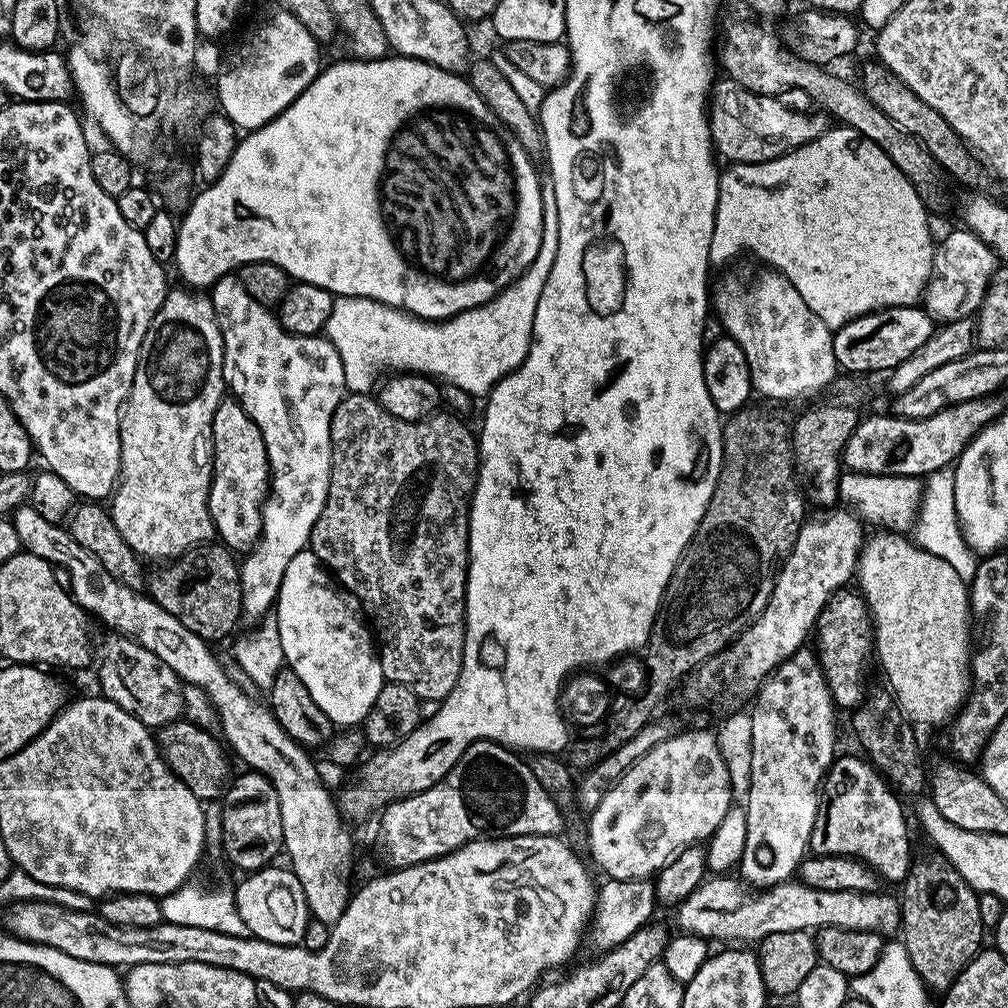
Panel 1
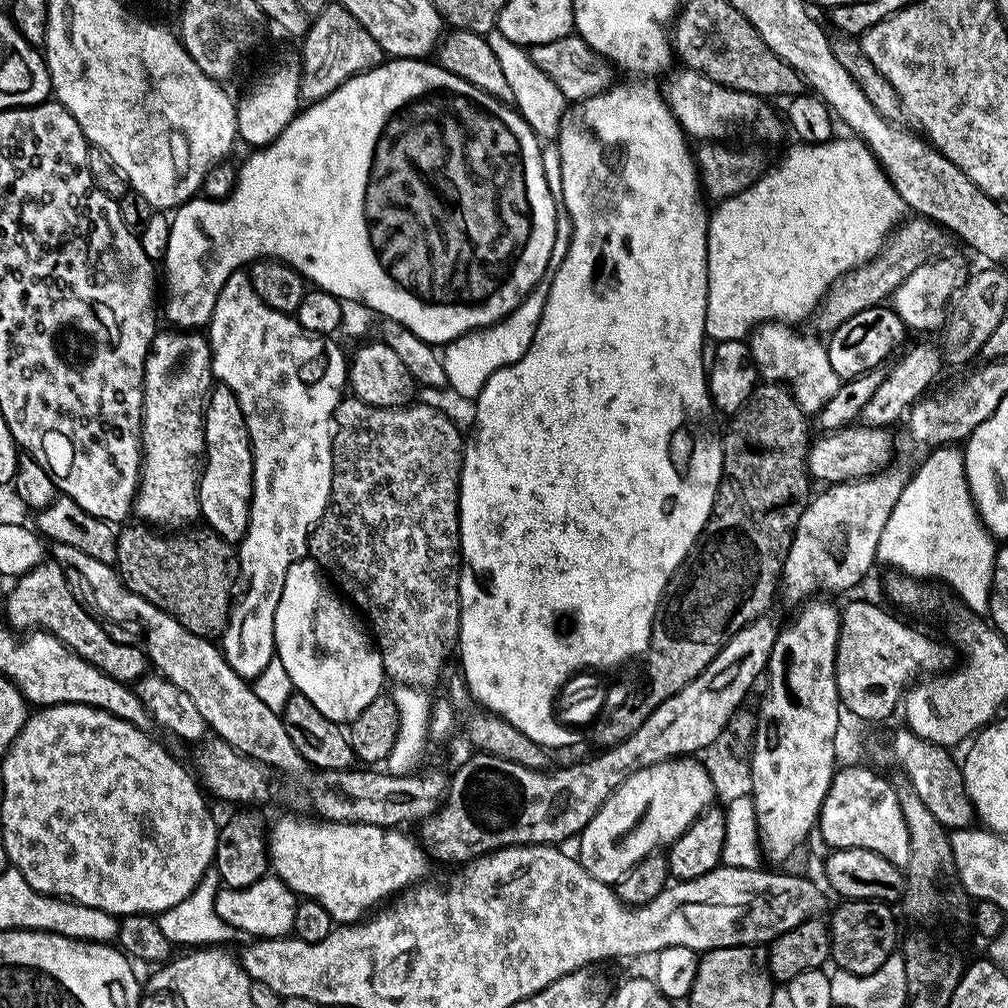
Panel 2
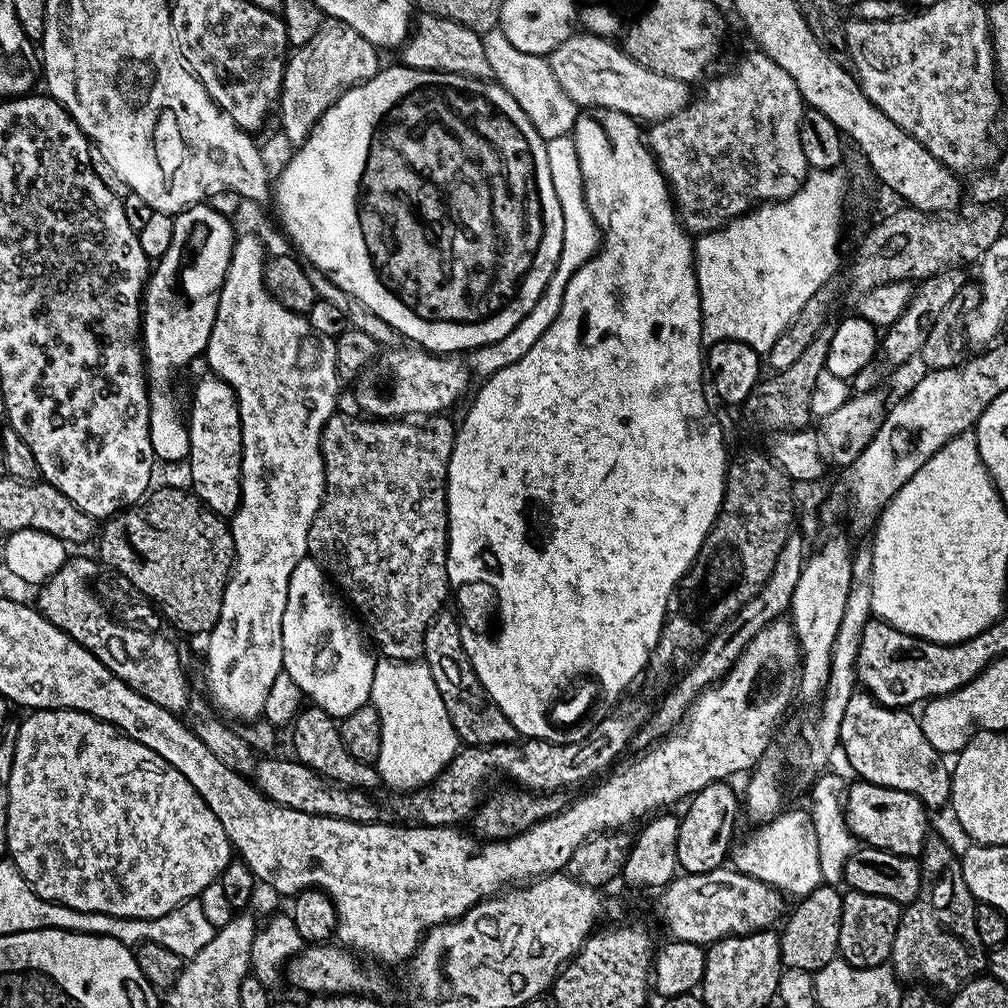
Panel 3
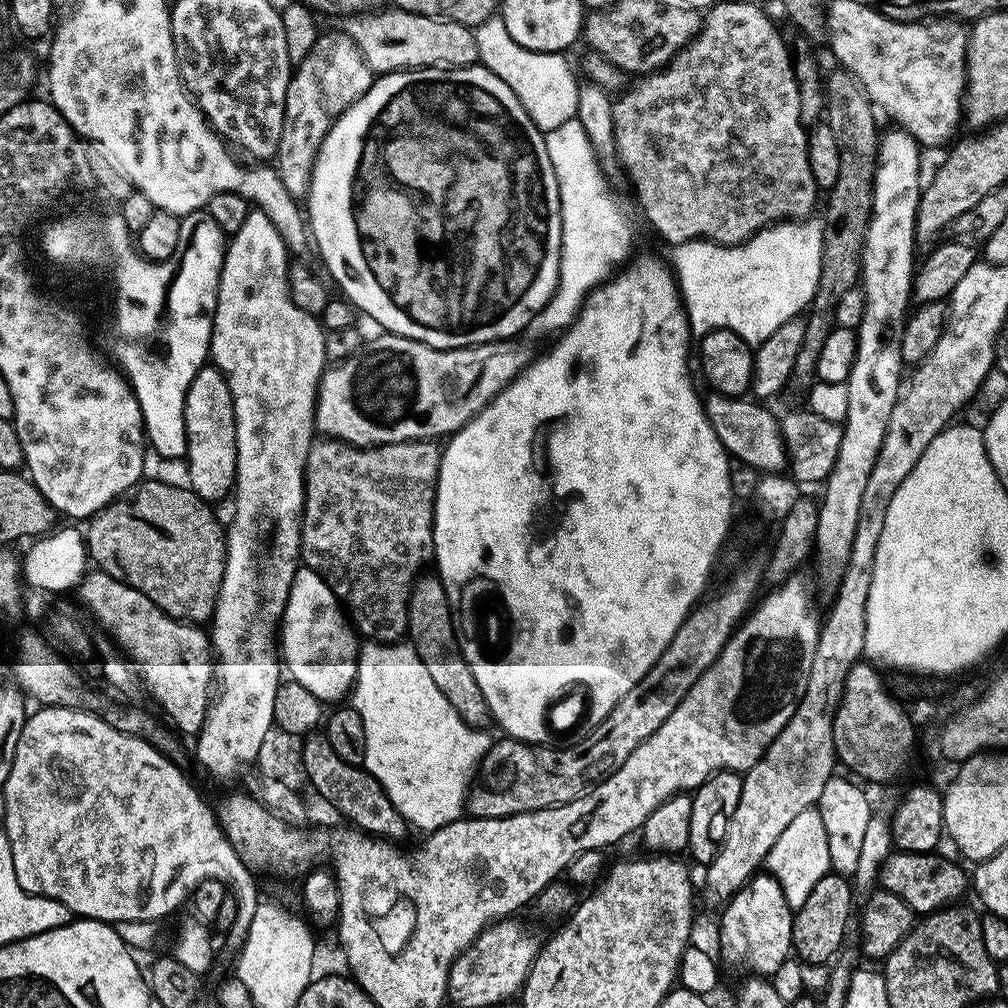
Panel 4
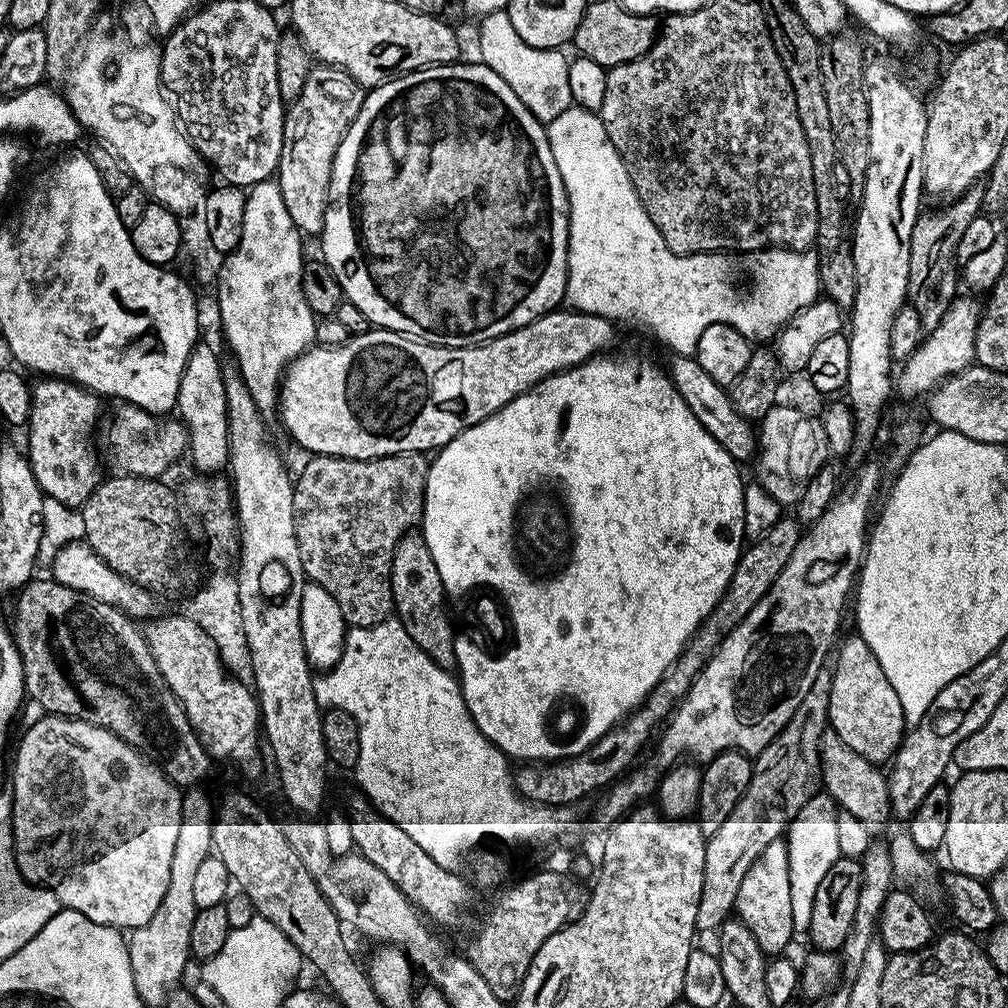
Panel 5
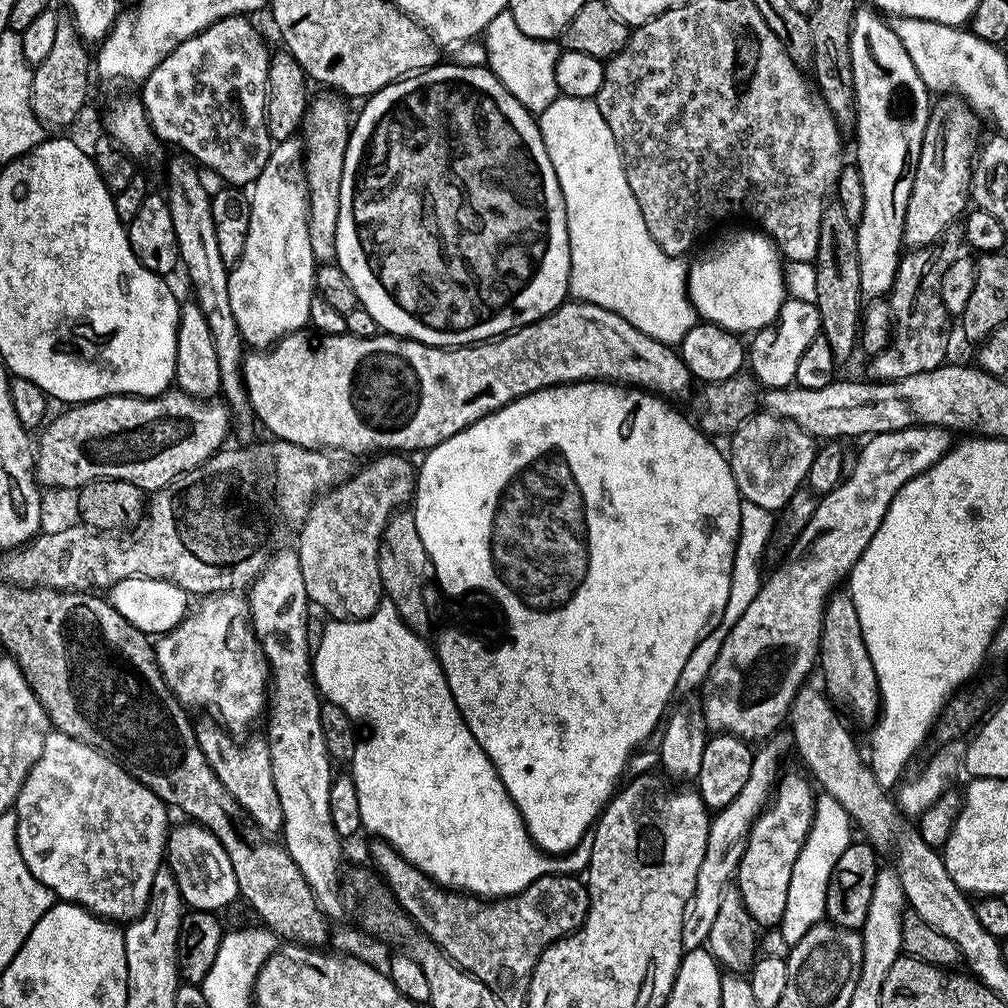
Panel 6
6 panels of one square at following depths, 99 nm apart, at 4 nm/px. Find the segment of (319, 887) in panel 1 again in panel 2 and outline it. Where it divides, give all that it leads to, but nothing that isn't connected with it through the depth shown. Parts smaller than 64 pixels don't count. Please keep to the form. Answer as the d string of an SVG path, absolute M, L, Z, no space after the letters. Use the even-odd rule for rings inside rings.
M53 543L50 556L64 565L65 569L73 573L76 571L92 587L92 600L97 608L95 611L105 621L137 620L144 627L142 644L151 667L159 675L190 694L191 701L198 706L199 713L205 718L209 729L213 733L216 731L215 735L219 739L237 748L244 756L262 762L277 773L300 774L305 771L306 765L302 754L298 754L294 742L290 742L290 734L286 734L281 713L270 710L258 698L251 683L232 669L230 662L226 662L223 651L217 645L215 648L212 645L215 643L209 637L186 630L186 626L170 618L166 610L158 610L154 602L146 602L146 598L134 594L125 585L113 565L98 562L98 558L90 558L90 554L82 554L82 550L74 550L74 546L65 544Z

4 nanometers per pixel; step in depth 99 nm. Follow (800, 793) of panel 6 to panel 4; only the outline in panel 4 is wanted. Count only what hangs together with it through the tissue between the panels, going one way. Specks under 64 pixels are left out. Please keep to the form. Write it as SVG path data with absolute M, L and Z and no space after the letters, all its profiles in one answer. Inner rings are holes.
M757 874L732 897L731 900L727 901L723 905L724 913L720 916L720 952L718 951L718 956L721 961L724 960L728 964L733 964L736 968L745 968L745 973L755 974L765 978L770 978L778 970L778 966L782 966L782 962L786 962L792 955L792 918L794 915L794 910L789 906L786 898L786 894L783 893L783 886L780 885L775 877L771 874Z

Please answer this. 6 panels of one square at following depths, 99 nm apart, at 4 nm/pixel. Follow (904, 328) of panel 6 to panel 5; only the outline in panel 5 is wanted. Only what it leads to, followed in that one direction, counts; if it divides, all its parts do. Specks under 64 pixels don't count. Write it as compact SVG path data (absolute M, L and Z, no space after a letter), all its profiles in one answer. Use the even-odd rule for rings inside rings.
M983 187L968 188L956 199L949 199L937 212L921 211L916 219L914 234L910 234L910 278L908 279L907 303L918 310L918 318L925 330L931 330L942 322L946 310L958 295L958 261L955 257L958 241L961 240L966 226L981 215L982 201L986 192Z

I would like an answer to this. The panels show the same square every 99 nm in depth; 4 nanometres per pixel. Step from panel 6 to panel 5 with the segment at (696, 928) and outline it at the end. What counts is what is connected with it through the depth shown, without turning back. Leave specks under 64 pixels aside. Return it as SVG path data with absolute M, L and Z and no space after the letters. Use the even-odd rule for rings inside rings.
M820 668L818 678L814 678L814 686L810 686L810 694L802 698L788 725L755 757L752 777L738 806L734 806L734 814L722 822L718 834L707 837L702 898L698 902L696 919L701 933L715 933L733 915L746 870L754 866L758 854L762 854L770 842L781 839L787 833L790 823L806 802L821 791L820 740L829 727L831 685L832 668Z

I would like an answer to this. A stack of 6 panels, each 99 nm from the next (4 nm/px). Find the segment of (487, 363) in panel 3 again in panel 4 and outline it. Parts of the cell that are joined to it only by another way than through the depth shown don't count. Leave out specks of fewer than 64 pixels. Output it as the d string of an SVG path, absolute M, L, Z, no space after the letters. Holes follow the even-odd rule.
M577 119L565 122L558 129L547 132L544 141L546 154L550 154L550 166L554 166L558 178L562 238L556 292L548 305L534 314L526 329L527 335L536 340L542 339L547 332L559 334L568 328L579 316L585 298L633 255L632 224L600 169L601 157L596 155L596 147L590 142L582 122Z

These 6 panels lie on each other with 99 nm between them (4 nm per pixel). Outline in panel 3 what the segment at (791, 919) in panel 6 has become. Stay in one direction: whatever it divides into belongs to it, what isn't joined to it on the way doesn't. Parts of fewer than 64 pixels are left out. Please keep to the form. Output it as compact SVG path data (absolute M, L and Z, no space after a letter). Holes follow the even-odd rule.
M807 810L781 811L770 821L765 821L748 840L735 849L732 864L736 871L758 878L772 888L779 888L794 898L808 896L823 881L818 857L818 837L813 818Z

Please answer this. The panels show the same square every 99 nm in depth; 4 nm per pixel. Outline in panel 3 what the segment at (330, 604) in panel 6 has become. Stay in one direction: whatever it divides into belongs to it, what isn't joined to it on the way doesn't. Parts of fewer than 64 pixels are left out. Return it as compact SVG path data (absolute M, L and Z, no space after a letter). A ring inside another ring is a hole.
M334 414L326 422L320 435L320 453L324 463L324 501L320 503L318 514L308 531L308 556L318 562L333 585L346 597L347 603L358 613L363 627L376 639L380 647L379 655L385 660L416 662L424 654L424 635L434 617L441 615L443 606L450 600L448 582L448 467L452 451L456 445L458 431L444 414L423 417L419 422L408 418L398 420L378 420L356 416Z

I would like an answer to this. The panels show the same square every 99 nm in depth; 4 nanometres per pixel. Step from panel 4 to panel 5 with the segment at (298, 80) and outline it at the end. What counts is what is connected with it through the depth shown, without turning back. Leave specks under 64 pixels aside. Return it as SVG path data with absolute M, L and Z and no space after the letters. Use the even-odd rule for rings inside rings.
M317 63L310 70L310 78L306 78L306 86L302 86L302 94L287 105L280 166L274 179L280 185L286 212L305 237L323 233L334 158L346 130L358 118L365 95L365 89L353 76L335 64Z

